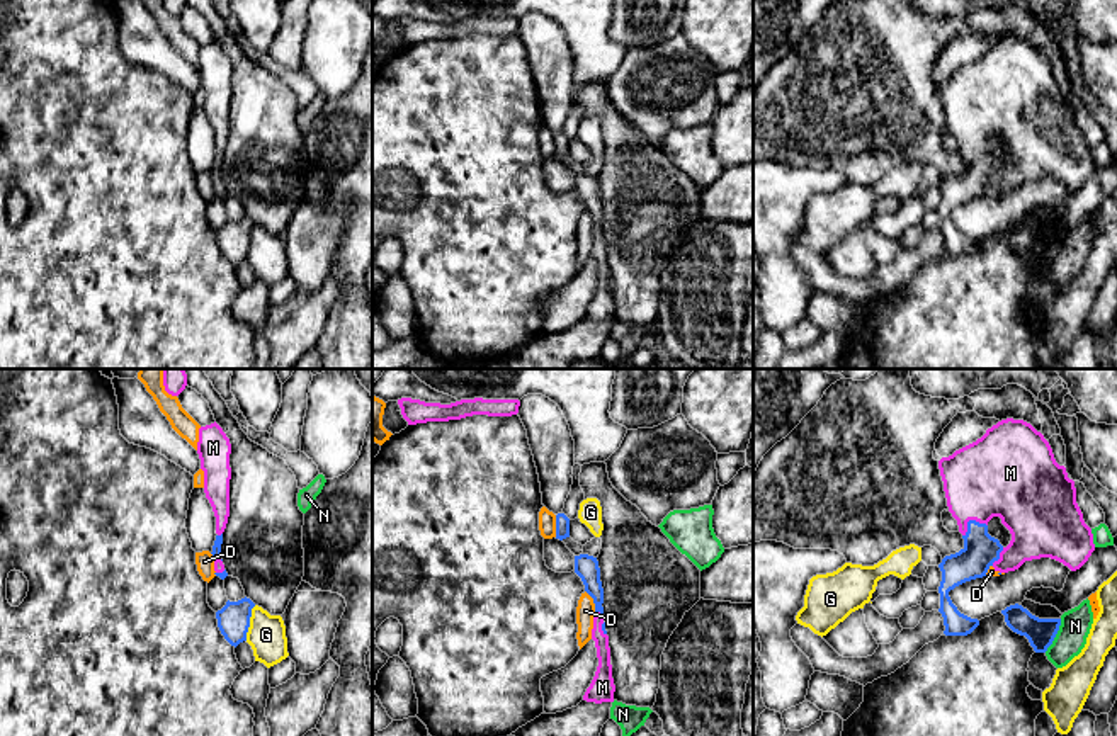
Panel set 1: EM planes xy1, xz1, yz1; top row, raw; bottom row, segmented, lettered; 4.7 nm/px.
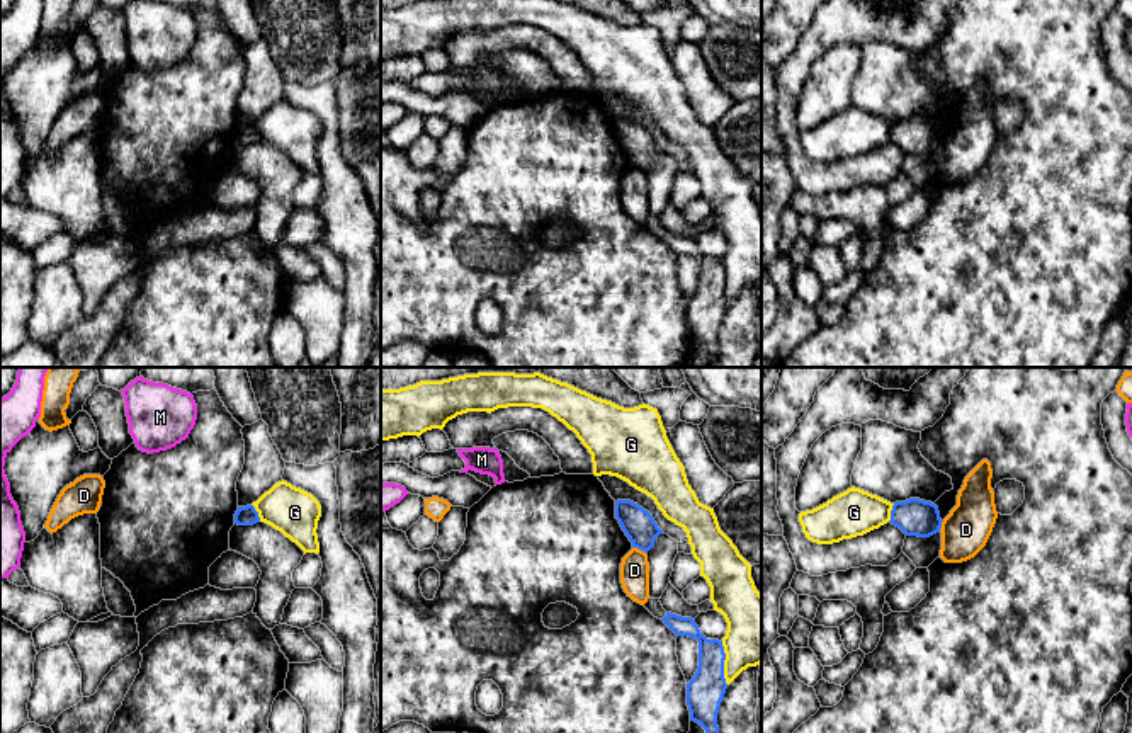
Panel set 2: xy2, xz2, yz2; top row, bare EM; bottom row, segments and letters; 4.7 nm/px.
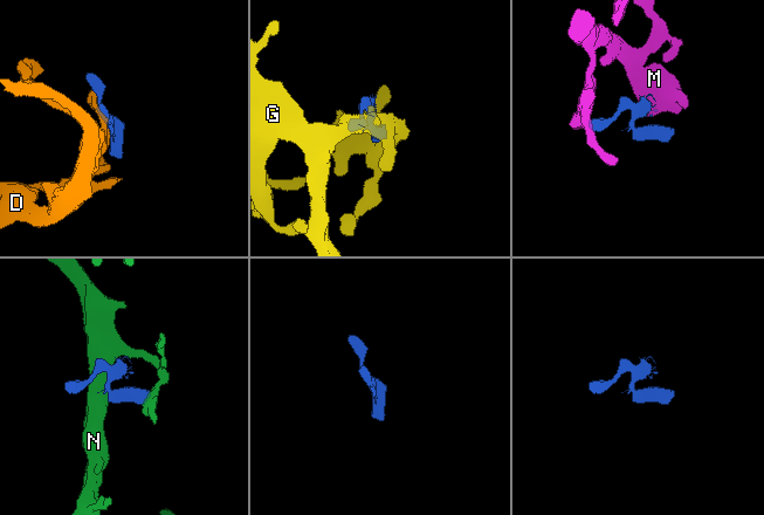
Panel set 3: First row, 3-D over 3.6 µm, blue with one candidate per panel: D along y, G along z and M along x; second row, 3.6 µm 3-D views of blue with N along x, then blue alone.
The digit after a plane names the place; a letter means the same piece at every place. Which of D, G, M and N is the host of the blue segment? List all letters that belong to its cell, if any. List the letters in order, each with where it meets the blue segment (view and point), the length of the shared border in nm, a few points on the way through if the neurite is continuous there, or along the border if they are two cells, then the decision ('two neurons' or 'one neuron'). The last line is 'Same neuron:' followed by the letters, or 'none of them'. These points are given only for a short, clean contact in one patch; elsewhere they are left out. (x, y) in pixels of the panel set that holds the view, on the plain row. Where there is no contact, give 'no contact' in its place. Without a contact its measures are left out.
D: contact xz1 (594, 221); length 120 nm; two neurons
G: contact xz2 (723, 283); length 220 nm; two neurons
M: contact yz1 (969, 140); length 130 nm; way yz1 (980, 170), (975, 147), (969, 140), (973, 118), (995, 96); one neuron
N: contact yz1 (1054, 255); length 180 nm; border yz1 (1061, 238), (1053, 262), (1044, 271); two neurons
Same neuron: M

